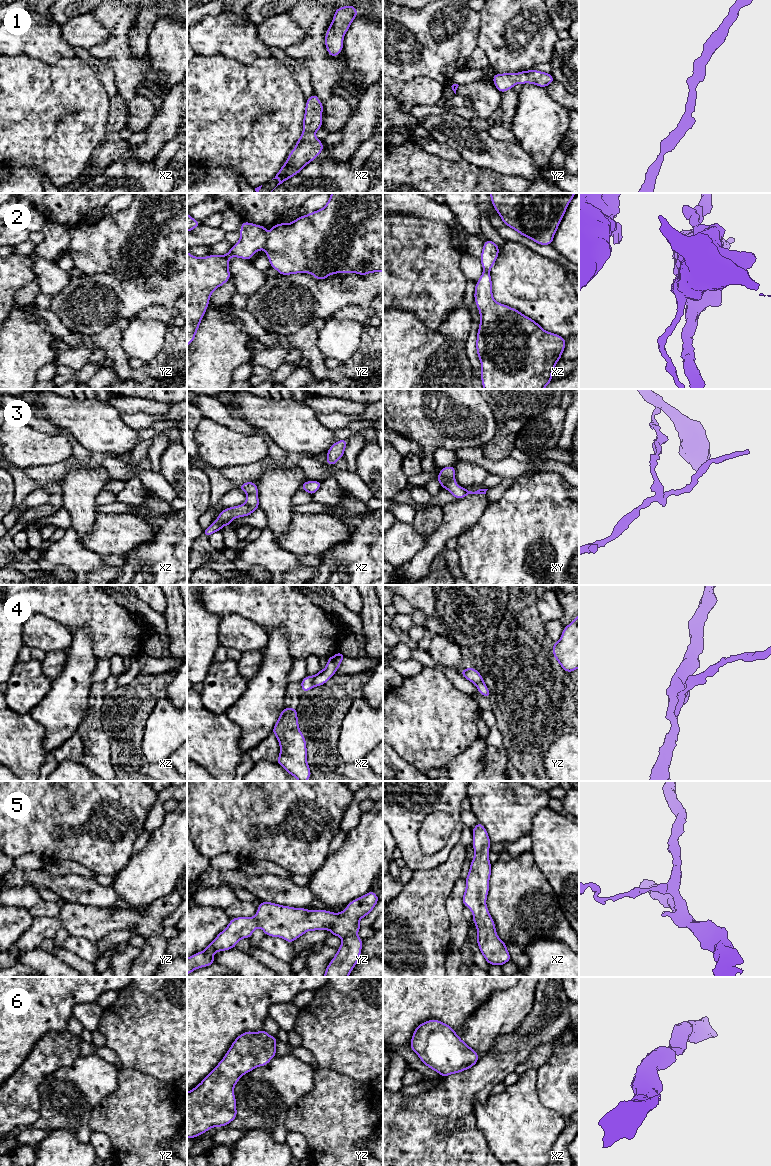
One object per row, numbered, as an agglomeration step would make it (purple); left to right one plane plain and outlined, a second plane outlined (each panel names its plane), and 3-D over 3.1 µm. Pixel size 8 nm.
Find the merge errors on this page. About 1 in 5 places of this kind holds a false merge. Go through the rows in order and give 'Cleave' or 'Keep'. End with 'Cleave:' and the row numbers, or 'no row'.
1: Keep
2: Keep
3: Cleave
4: Cleave
5: Keep
6: Keep
Cleave: 3, 4

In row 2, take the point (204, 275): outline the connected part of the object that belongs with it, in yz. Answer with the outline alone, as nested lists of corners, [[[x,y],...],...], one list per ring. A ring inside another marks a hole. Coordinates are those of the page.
[[[332,193],[322,209],[299,216],[291,223],[274,225],[269,235],[265,226],[242,222],[240,227],[240,240],[225,255],[198,258],[187,252],[187,347],[195,339],[211,294],[230,279],[230,257],[250,260],[257,251],[264,249],[270,266],[279,274],[310,273],[318,280],[324,280],[335,273],[351,272],[365,276],[368,273],[383,272],[383,193]]]

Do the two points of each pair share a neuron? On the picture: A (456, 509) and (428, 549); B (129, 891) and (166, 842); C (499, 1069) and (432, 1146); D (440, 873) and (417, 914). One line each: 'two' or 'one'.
A: one
B: one
C: one
D: one

